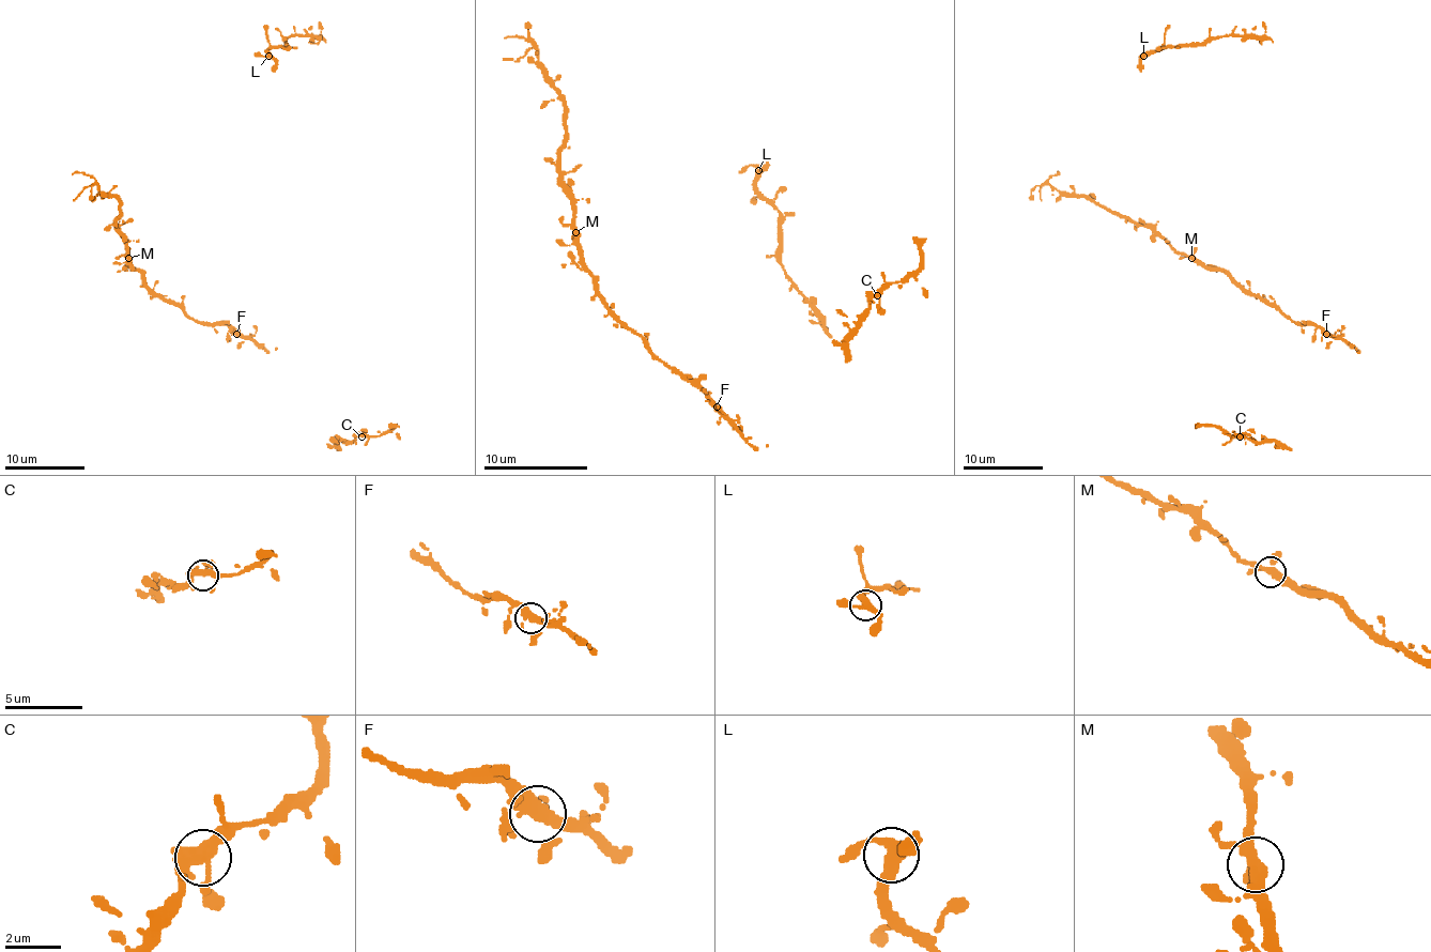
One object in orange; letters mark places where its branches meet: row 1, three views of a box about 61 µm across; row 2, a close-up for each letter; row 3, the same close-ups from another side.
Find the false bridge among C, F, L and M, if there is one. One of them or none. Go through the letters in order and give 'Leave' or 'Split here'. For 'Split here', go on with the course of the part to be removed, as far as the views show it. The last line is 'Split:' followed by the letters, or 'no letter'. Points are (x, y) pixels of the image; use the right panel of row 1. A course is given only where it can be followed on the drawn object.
C: Leave
F: Leave
L: Leave
M: Leave
Split: no letter

